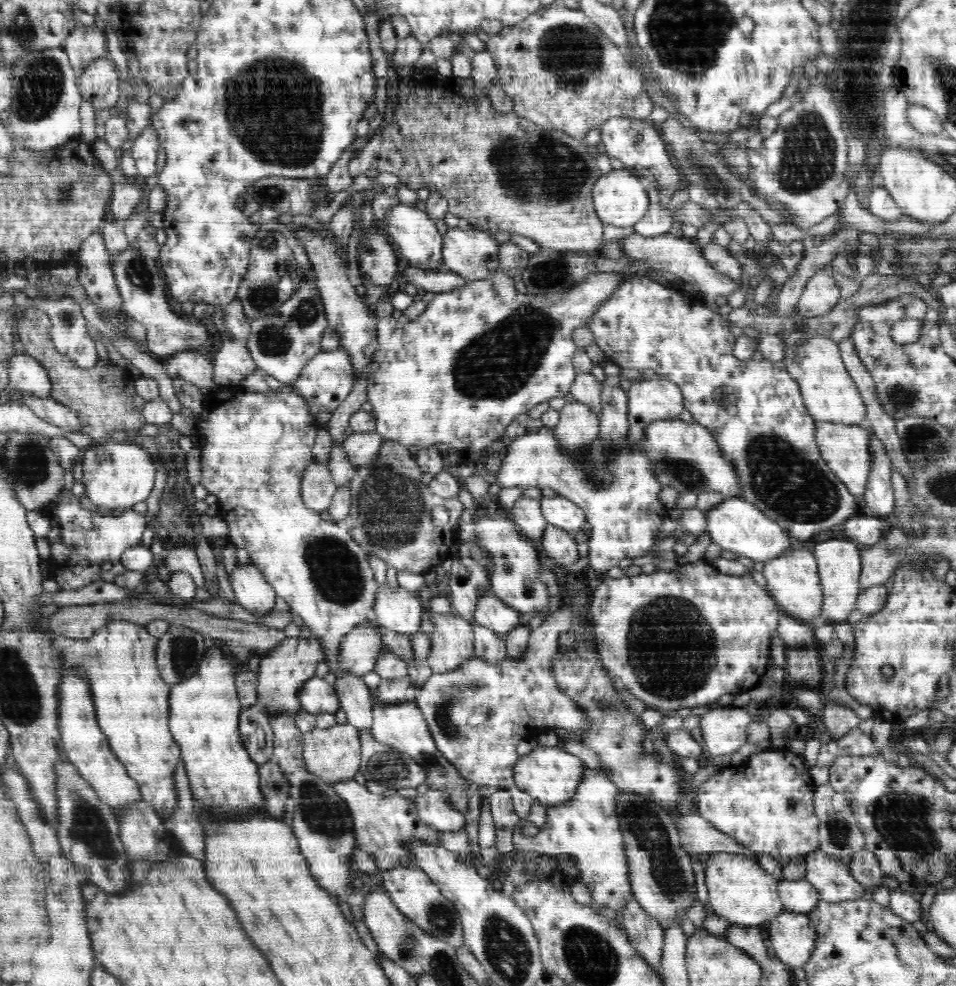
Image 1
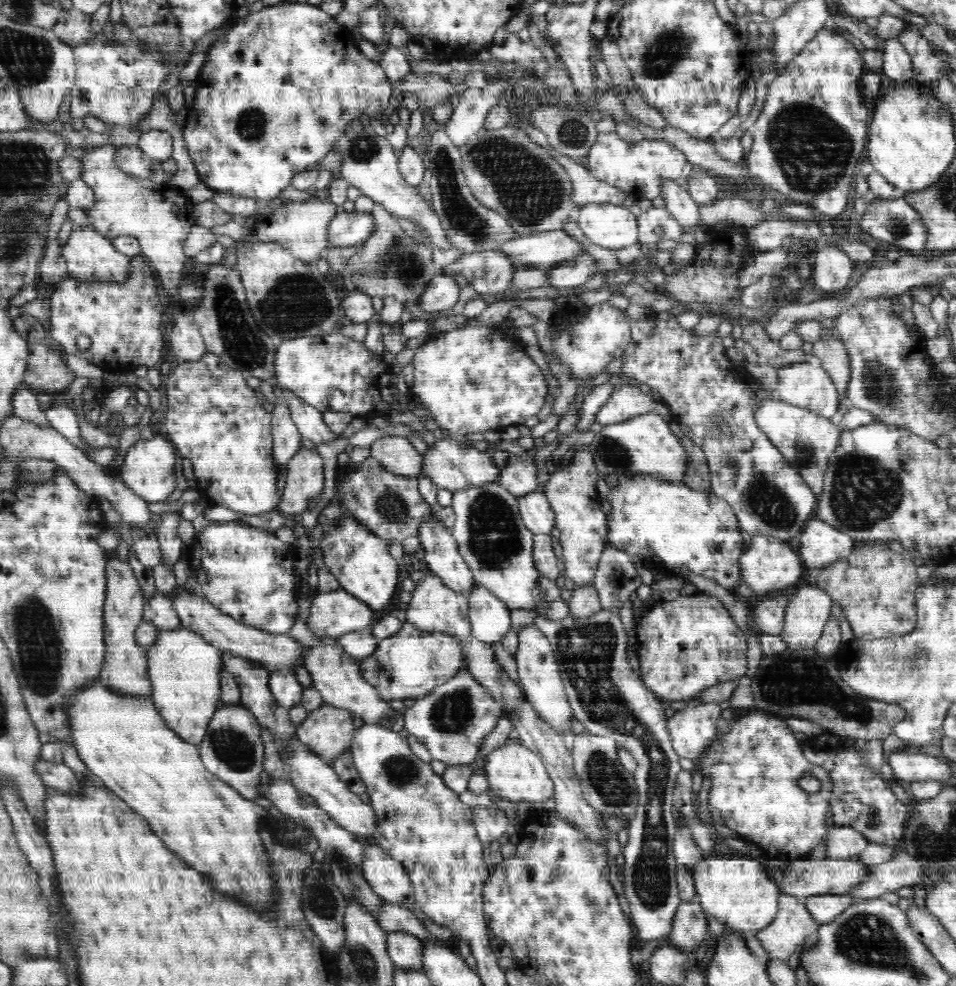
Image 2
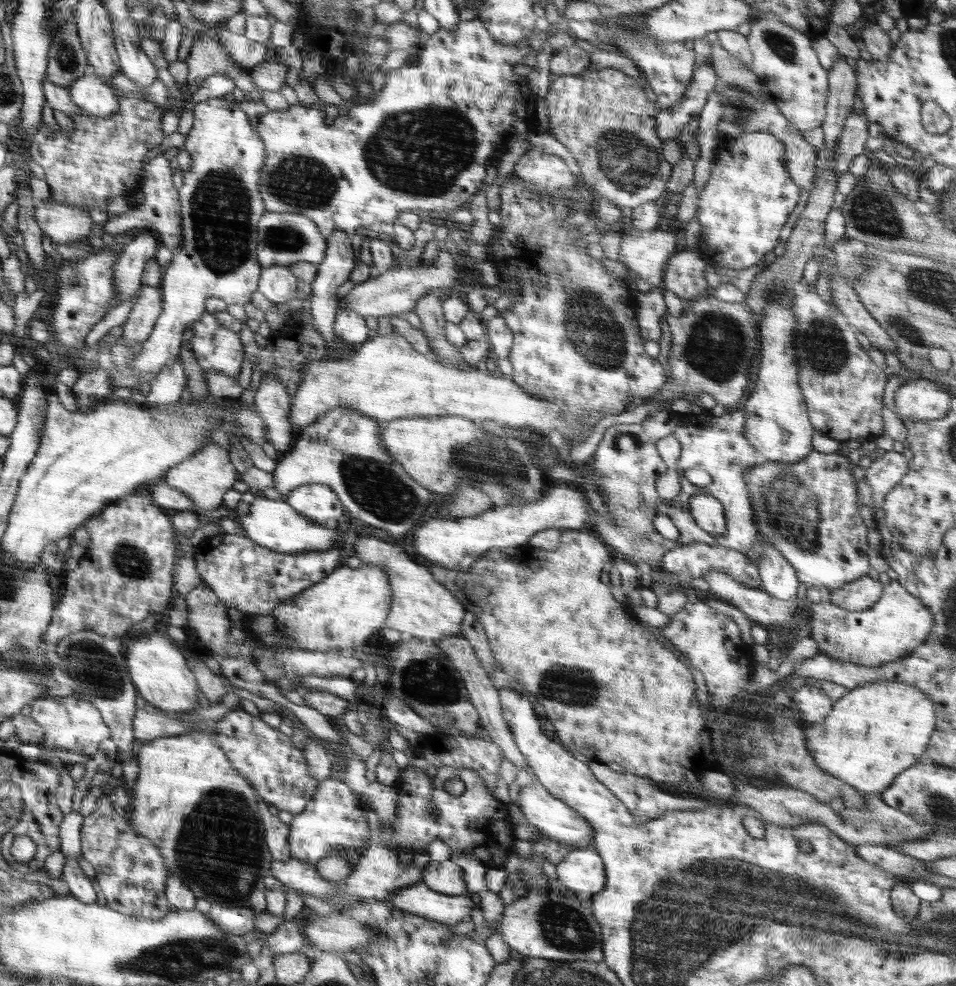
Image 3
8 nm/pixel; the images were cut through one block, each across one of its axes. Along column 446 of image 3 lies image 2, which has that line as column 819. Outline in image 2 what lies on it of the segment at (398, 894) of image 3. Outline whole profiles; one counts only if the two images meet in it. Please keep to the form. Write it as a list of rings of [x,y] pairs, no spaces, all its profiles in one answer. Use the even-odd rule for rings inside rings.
[[[822,894],[802,898],[802,903],[810,914],[822,925],[832,922],[838,914],[844,912],[857,899],[852,895]]]

